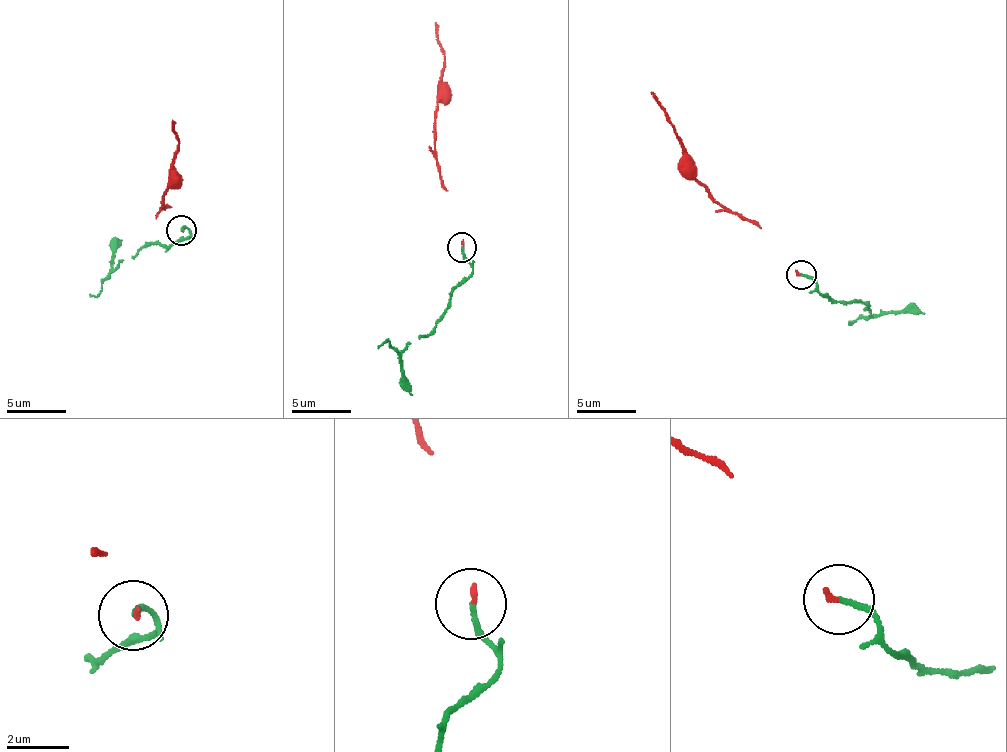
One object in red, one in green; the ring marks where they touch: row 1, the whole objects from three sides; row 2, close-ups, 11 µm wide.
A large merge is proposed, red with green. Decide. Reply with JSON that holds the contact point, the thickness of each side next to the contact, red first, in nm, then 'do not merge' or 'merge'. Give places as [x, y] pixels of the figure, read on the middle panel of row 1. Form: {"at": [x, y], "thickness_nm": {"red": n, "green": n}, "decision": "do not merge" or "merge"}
{"at": [461, 247], "thickness_nm": {"red": 140, "green": 160}, "decision": "merge"}

